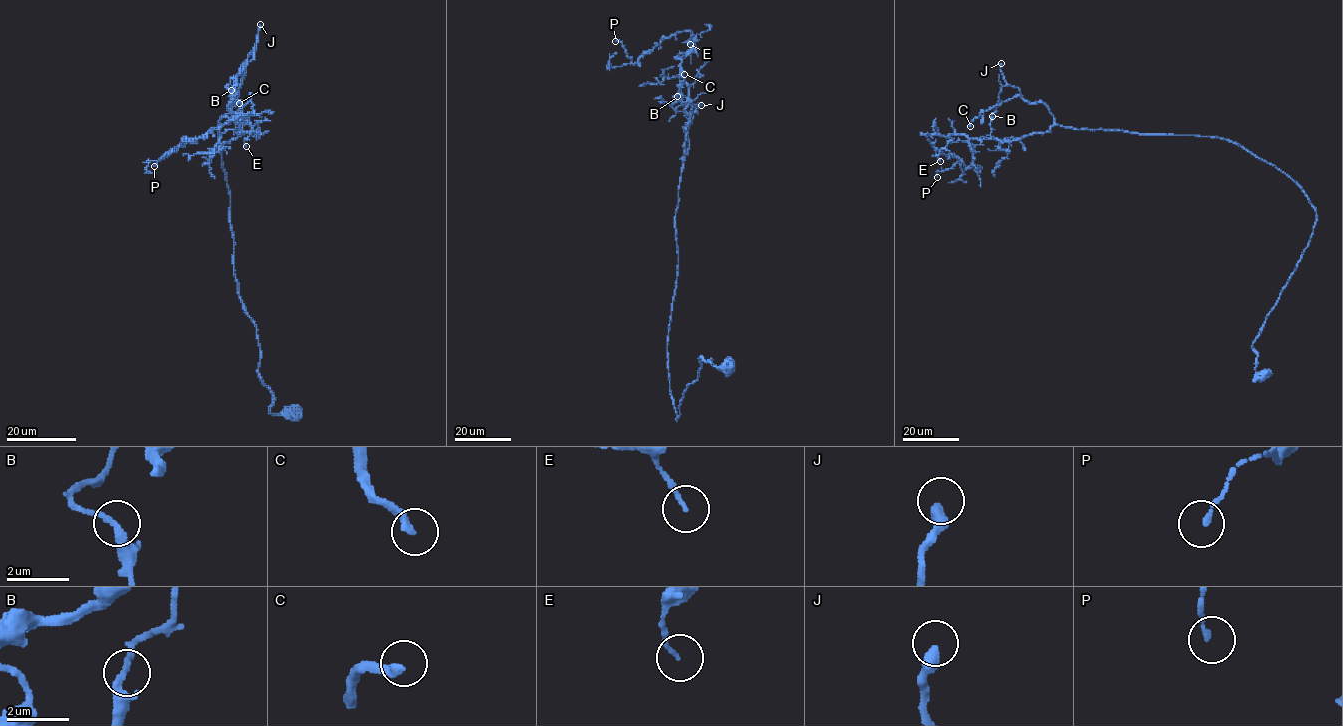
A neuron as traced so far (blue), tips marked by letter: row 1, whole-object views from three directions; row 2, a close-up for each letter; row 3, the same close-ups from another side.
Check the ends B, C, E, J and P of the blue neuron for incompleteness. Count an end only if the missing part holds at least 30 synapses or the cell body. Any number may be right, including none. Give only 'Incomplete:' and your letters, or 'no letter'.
Incomplete: C, J

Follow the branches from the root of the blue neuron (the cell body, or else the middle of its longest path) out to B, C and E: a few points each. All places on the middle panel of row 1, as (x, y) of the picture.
B: (729, 369), (700, 357), (676, 420), (667, 340), (692, 109), (677, 96)
C: (729, 369), (700, 357), (676, 420), (667, 340), (678, 189), (689, 147), (684, 74)
E: (729, 369), (700, 357), (676, 420), (667, 340), (692, 109), (680, 63), (695, 50), (690, 44)

